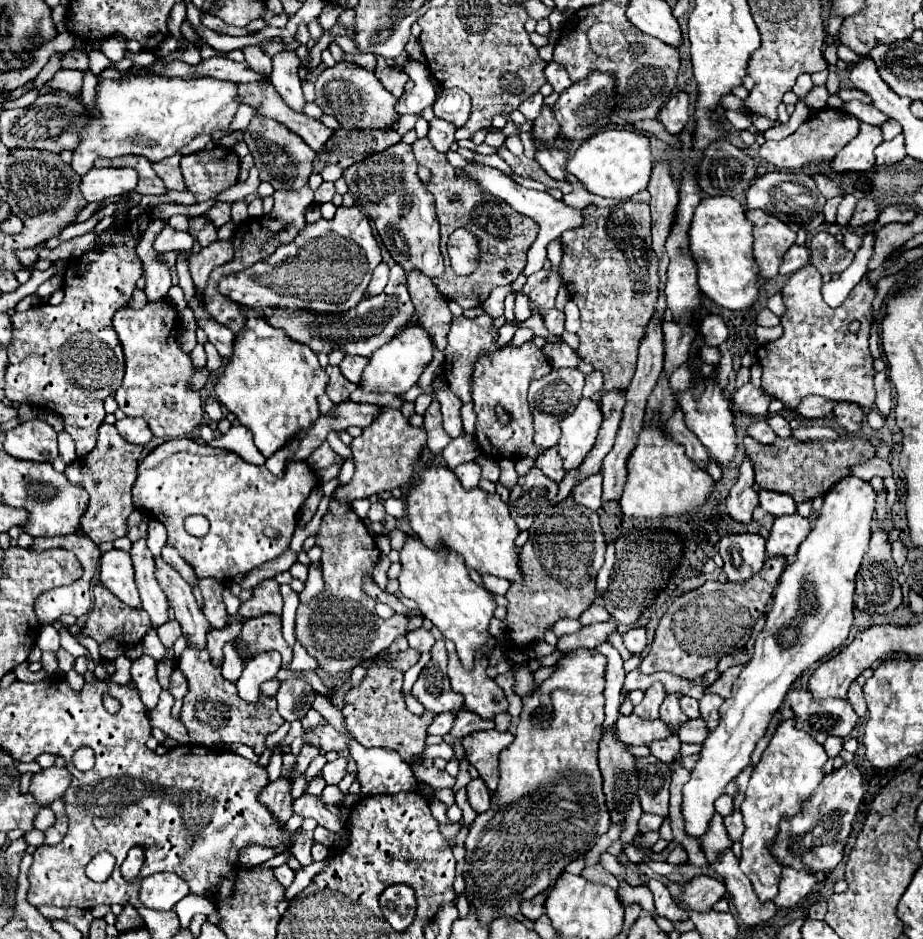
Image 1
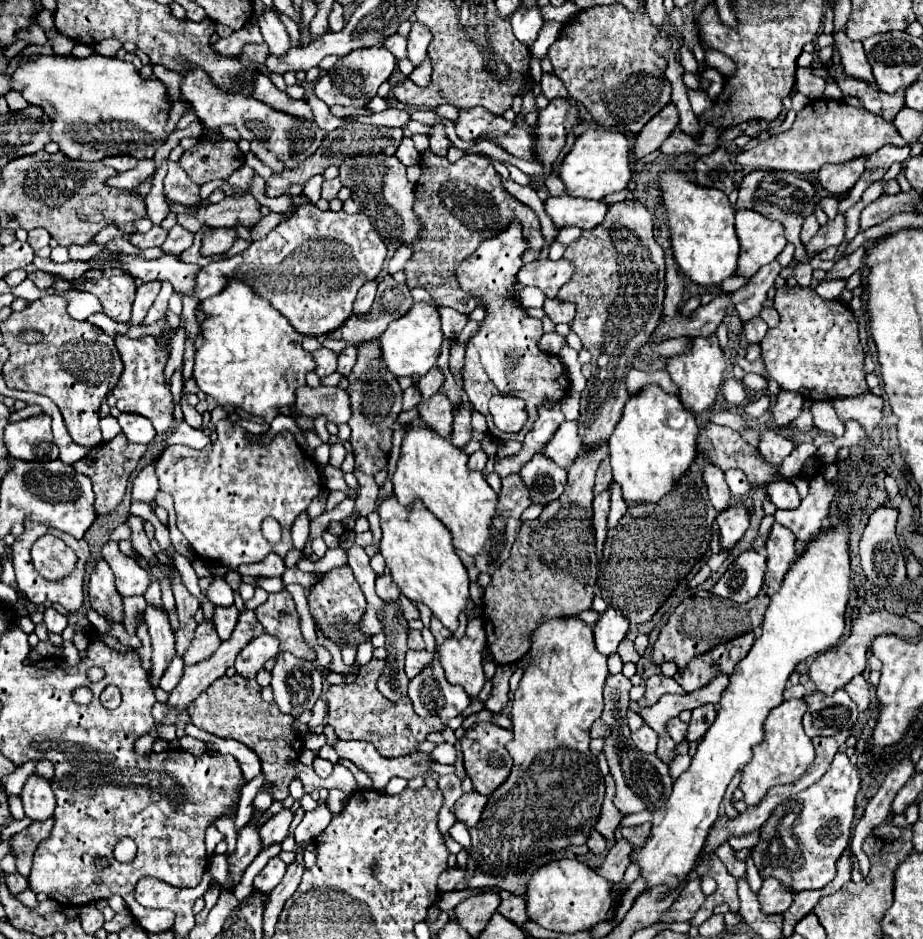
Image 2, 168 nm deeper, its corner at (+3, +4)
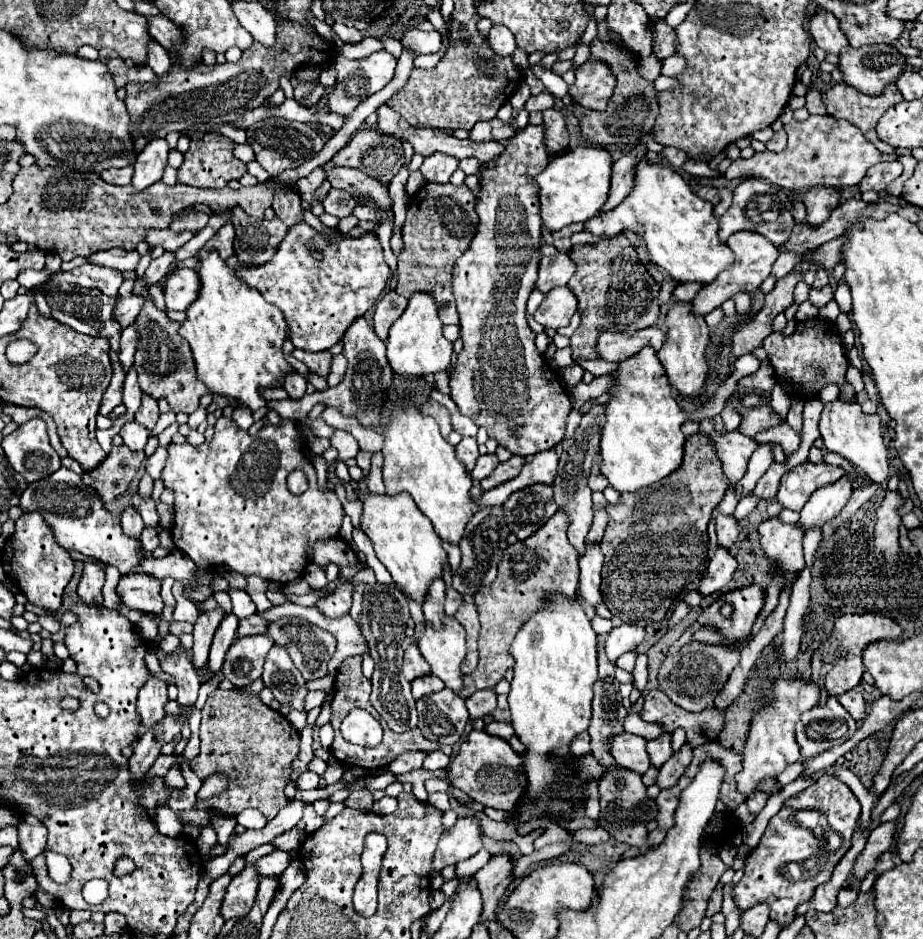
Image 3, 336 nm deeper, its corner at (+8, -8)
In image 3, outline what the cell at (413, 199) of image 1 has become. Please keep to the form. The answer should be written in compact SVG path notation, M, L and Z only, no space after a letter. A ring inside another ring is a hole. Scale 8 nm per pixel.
M334 166L334 168L326 170L326 180L332 184L332 188L346 190L348 194L352 194L356 198L368 198L372 204L376 204L384 212L388 212L392 208L388 186L380 184L378 180L366 176L360 170Z

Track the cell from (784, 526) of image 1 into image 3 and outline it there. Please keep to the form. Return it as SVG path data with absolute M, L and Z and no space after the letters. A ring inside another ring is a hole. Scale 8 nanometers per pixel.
M842 476L830 486L816 490L806 506L800 510L800 526L806 530L810 526L822 526L834 518L848 502L854 486L848 476Z

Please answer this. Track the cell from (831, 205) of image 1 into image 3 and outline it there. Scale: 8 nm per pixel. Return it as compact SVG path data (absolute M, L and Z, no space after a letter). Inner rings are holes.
M780 252L780 256L778 256L778 260L774 262L774 266L772 266L772 276L776 278L776 280L780 280L780 278L784 278L788 272L790 272L790 268L794 268L794 264L798 262L798 260L802 260L798 254L788 254L788 252Z

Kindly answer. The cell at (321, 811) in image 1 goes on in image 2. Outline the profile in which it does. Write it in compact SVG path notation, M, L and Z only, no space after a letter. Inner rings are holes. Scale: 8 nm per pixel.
M283 808L279 814L269 818L259 832L263 846L269 846L273 842L283 842L283 838L287 836L287 830L291 826L291 820L293 820L293 812L289 808Z

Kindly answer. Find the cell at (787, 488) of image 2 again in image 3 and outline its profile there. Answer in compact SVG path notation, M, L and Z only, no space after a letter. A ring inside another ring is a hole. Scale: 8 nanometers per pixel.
M804 462L800 466L790 468L786 476L782 476L782 484L776 500L784 504L784 508L800 510L814 490L836 482L844 474L846 472L840 466L830 466L826 462L820 462L820 464Z

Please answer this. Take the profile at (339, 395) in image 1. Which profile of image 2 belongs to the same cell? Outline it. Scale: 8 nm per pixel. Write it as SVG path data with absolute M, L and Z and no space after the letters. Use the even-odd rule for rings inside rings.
M319 348L317 352L313 352L313 360L317 364L315 372L319 378L325 378L325 376L337 372L337 354L333 354L327 348Z

